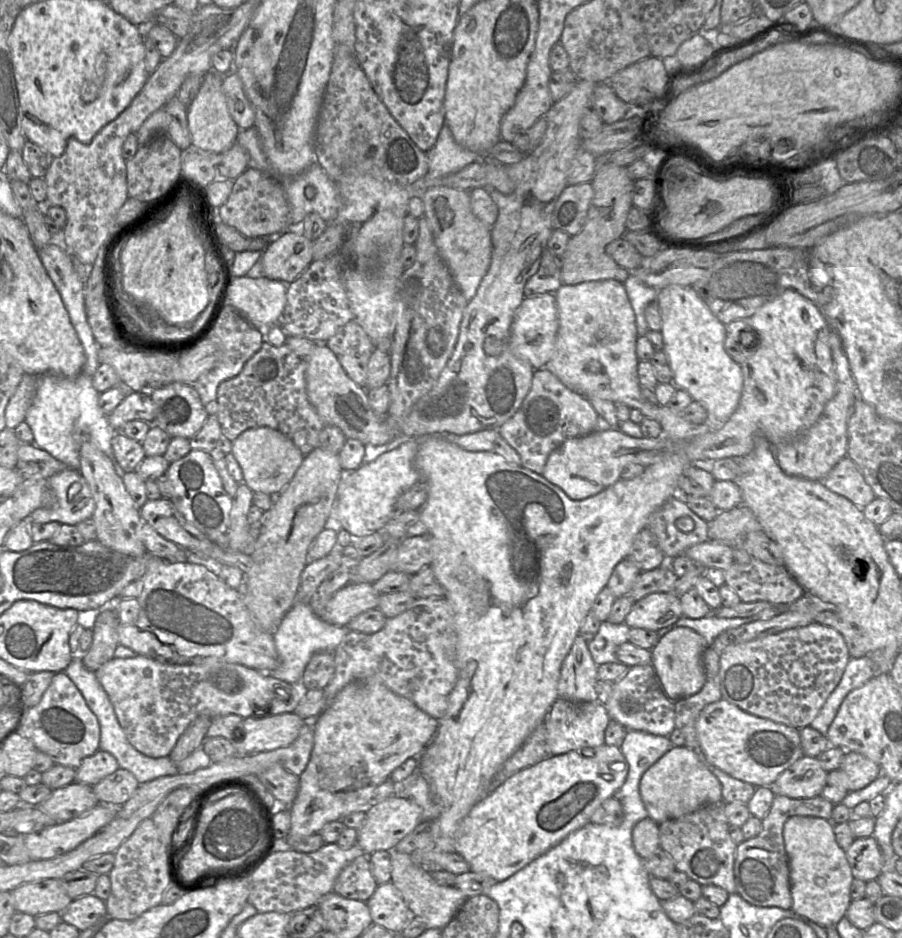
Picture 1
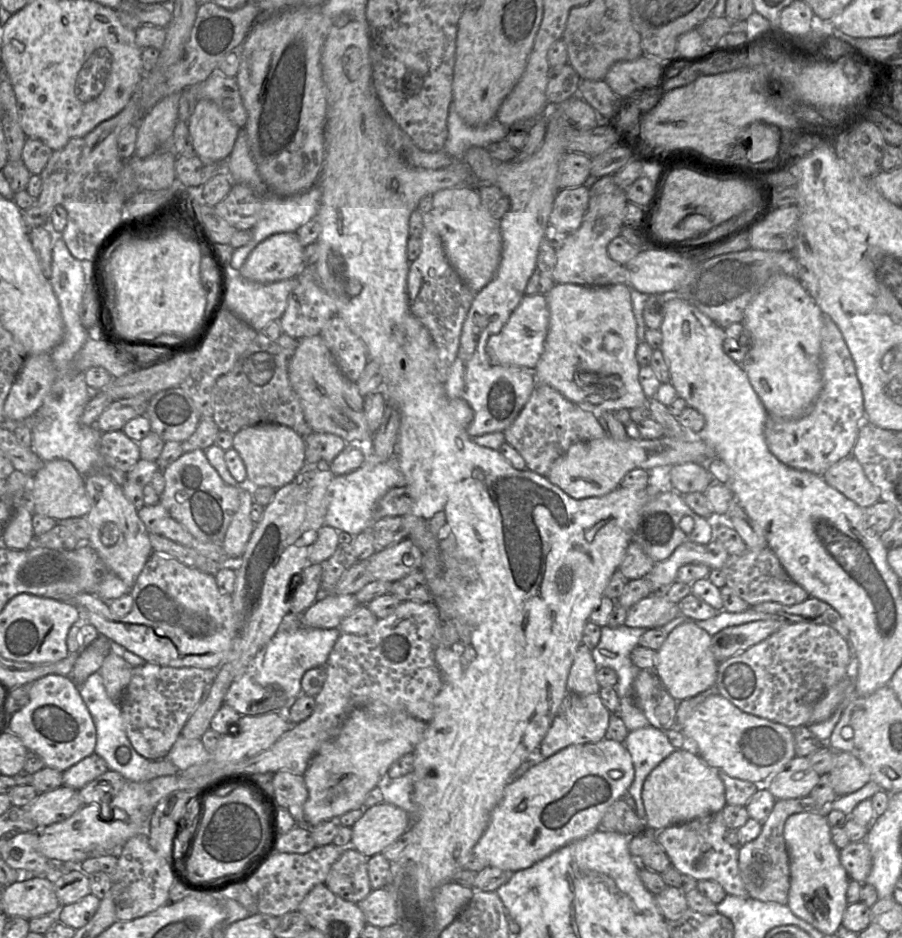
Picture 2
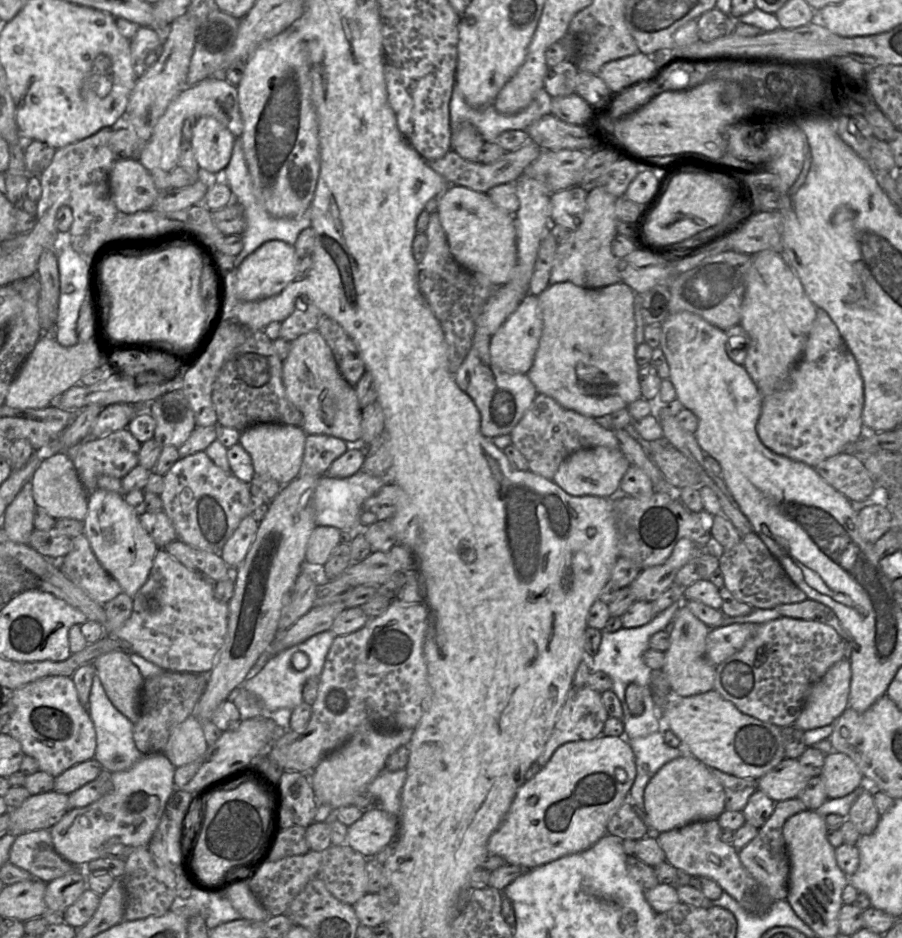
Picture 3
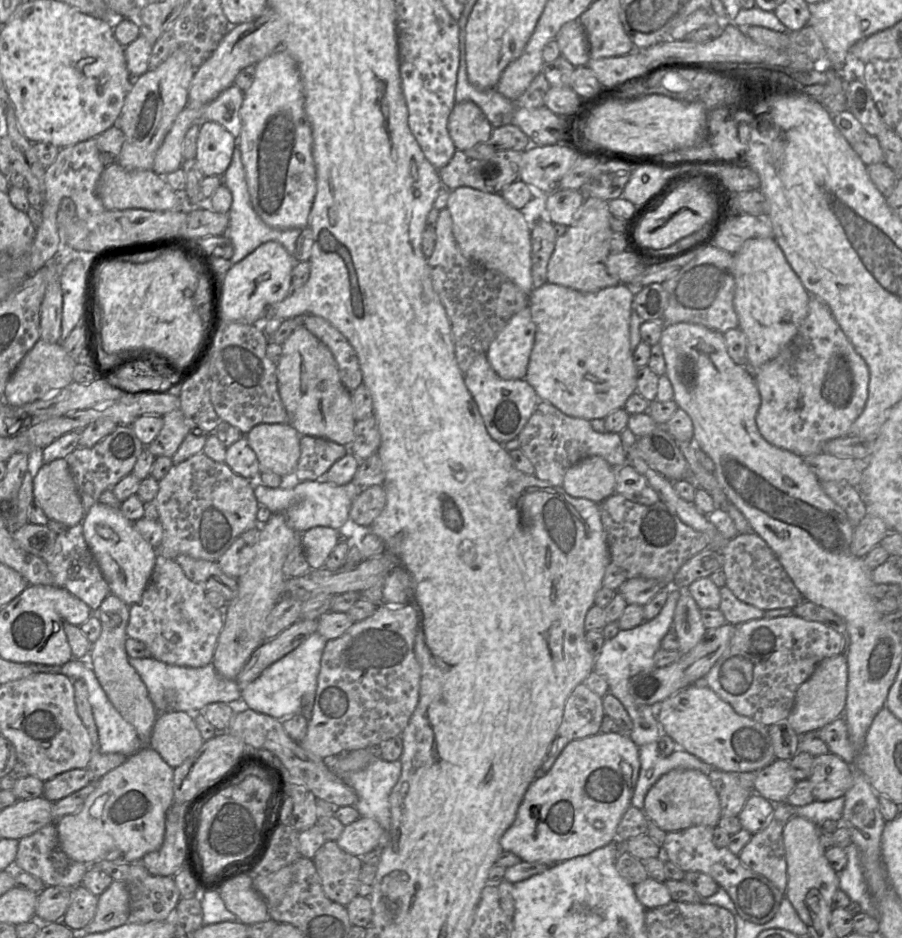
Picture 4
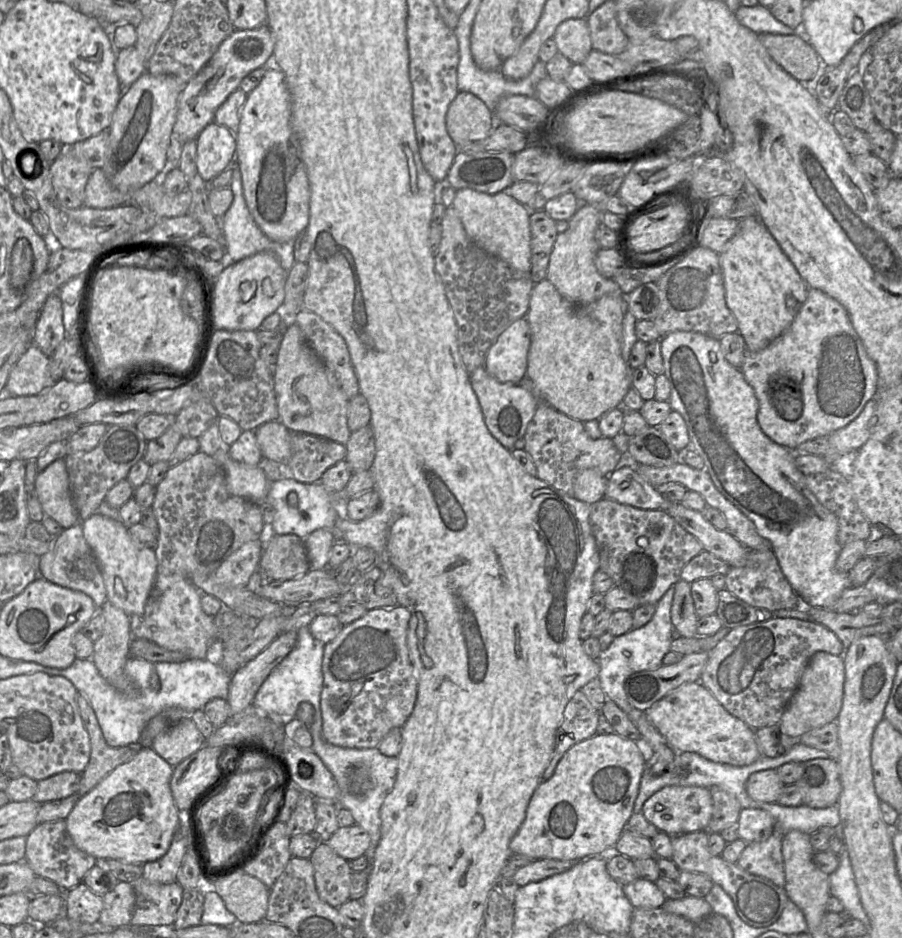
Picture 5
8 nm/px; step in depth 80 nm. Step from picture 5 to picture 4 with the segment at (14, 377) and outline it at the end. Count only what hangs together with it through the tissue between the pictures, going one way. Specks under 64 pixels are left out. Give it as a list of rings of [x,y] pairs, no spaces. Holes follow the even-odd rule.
[[[39,339],[10,376],[3,399],[14,407],[43,399],[74,381],[73,370],[76,364],[77,361],[67,353],[61,343],[49,343]]]

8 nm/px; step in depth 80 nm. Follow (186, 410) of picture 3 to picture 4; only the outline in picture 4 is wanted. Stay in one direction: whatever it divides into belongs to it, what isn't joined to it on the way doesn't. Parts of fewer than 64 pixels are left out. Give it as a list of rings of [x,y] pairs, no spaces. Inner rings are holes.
[[[181,409],[164,414],[162,419],[162,429],[147,448],[155,457],[165,456],[172,458],[191,430]]]

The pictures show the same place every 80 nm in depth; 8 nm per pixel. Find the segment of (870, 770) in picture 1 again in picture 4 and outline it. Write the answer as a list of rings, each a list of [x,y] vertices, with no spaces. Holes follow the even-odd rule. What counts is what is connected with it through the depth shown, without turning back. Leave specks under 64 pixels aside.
[[[833,753],[816,756],[813,759],[808,780],[812,784],[812,793],[815,801],[830,801],[842,797],[853,784],[853,767]]]

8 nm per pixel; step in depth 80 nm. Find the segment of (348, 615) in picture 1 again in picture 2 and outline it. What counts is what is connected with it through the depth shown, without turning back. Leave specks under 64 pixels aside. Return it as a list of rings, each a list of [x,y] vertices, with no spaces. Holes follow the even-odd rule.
[[[322,593],[320,597],[300,616],[305,627],[333,629],[360,605],[355,594]]]

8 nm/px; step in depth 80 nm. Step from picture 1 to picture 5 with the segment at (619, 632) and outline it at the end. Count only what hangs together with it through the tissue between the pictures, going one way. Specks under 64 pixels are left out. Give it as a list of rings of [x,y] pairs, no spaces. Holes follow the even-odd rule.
[[[672,585],[656,604],[655,613],[647,624],[615,636],[611,645],[606,650],[602,650],[597,659],[600,665],[598,678],[607,700],[615,702],[626,713],[630,712],[630,709],[627,709],[630,703],[625,690],[626,680],[634,673],[658,669],[662,666],[664,655],[671,651],[670,645],[673,639],[671,607],[674,594],[675,586]]]

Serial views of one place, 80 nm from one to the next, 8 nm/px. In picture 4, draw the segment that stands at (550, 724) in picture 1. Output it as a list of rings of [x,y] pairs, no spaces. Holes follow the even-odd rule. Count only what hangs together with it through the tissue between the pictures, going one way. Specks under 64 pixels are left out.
[[[585,683],[575,687],[565,703],[562,722],[541,765],[543,776],[551,769],[557,757],[569,742],[600,733],[600,726],[604,716],[603,698],[592,692]]]

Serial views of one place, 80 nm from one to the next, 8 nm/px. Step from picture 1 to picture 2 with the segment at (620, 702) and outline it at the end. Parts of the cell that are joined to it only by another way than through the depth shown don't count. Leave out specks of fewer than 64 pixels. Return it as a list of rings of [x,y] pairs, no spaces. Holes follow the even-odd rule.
[[[641,669],[633,682],[635,704],[646,716],[649,725],[667,732],[676,727],[676,707],[678,702],[663,686],[654,669]]]

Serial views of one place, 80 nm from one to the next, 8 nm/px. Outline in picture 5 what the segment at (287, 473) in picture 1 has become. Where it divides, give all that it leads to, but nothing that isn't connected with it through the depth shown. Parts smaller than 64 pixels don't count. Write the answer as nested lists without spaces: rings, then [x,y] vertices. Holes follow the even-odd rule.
[[[271,421],[260,425],[254,430],[257,445],[264,458],[280,464],[290,460],[291,431],[280,421]]]

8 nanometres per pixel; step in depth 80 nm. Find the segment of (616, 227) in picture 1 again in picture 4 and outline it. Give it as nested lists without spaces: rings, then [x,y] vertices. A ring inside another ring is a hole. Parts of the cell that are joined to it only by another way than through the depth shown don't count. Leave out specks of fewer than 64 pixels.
[[[586,197],[574,222],[564,235],[557,237],[554,251],[548,263],[547,282],[583,293],[594,293],[613,287],[620,282],[608,272],[606,261],[610,252],[611,213],[609,201]]]

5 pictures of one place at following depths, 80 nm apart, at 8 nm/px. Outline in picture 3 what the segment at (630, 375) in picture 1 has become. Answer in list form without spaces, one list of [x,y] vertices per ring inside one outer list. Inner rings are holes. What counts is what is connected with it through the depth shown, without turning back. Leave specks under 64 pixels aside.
[[[571,282],[550,284],[538,296],[542,335],[532,367],[526,373],[538,393],[547,395],[562,407],[596,418],[626,408],[642,397],[638,379],[640,366],[635,359],[635,292],[624,282],[598,289],[582,288]]]

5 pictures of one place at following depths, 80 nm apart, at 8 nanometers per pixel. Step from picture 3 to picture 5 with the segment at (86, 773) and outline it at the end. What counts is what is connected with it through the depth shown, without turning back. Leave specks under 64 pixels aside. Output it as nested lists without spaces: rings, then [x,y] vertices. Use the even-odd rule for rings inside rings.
[[[63,771],[38,781],[33,799],[38,803],[59,800],[78,793],[81,773]]]

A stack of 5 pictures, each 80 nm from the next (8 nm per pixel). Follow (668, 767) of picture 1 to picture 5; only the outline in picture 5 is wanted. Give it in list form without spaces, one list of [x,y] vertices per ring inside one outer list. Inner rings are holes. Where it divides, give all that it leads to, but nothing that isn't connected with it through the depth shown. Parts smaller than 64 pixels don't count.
[[[665,786],[649,797],[642,807],[643,816],[659,831],[676,836],[704,831],[713,810],[710,790],[697,786]]]

